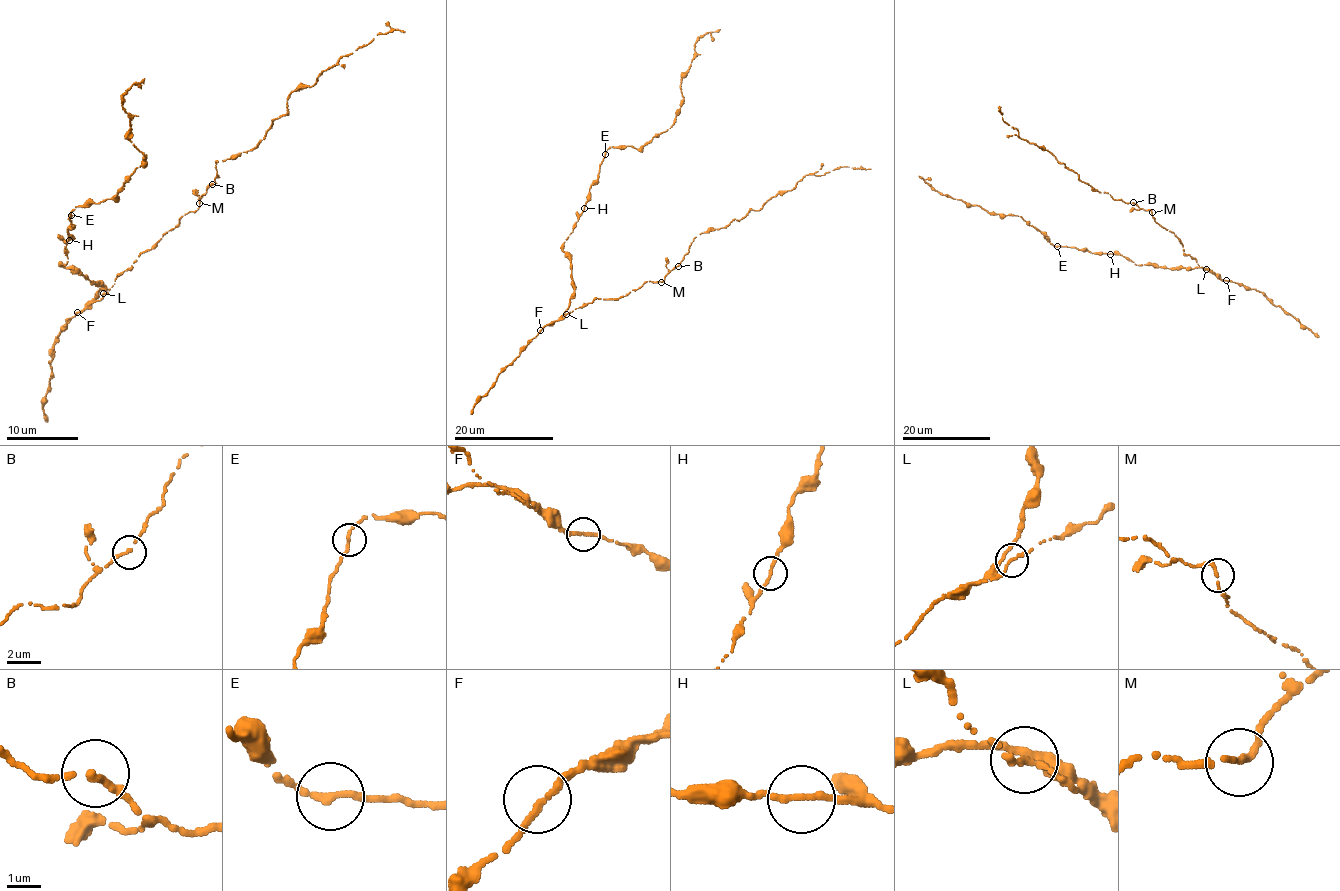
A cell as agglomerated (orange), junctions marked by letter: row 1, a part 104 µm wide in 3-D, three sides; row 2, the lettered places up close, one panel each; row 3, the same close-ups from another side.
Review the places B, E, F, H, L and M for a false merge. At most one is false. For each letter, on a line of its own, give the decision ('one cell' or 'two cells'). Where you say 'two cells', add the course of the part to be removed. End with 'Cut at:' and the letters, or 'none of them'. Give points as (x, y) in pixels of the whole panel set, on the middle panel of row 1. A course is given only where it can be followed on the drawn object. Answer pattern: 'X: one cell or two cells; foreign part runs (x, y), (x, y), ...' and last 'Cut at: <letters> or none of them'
B: one cell
E: one cell
F: one cell
H: one cell
L: one cell
M: one cell
Cut at: none of them

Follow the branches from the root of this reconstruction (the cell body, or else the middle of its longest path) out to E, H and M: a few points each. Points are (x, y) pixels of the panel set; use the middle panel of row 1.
E: (566, 309), (574, 284), (570, 259), (563, 245), (586, 204), (605, 154)
H: (566, 309), (574, 284), (570, 259), (563, 245), (573, 232), (584, 208)
M: (566, 309), (564, 313), (568, 314), (596, 298), (618, 299), (647, 282), (661, 282)

